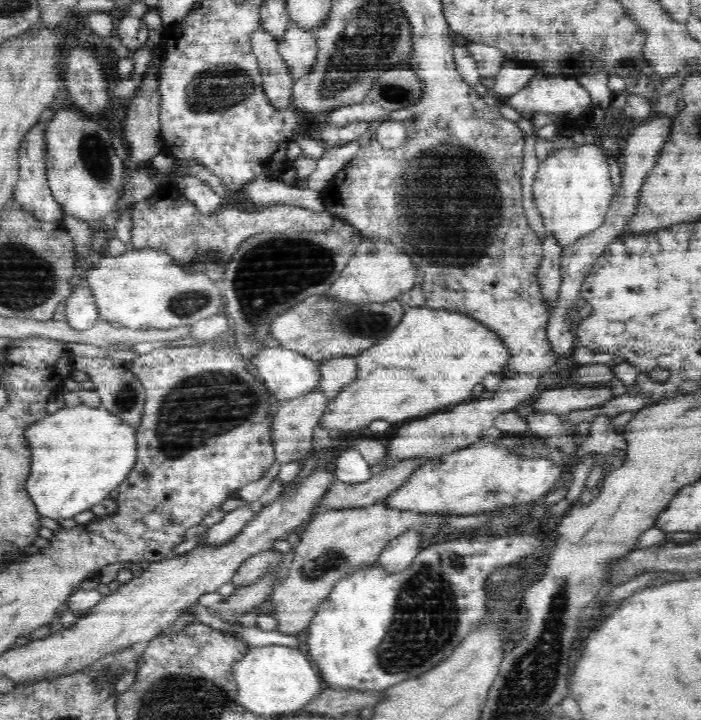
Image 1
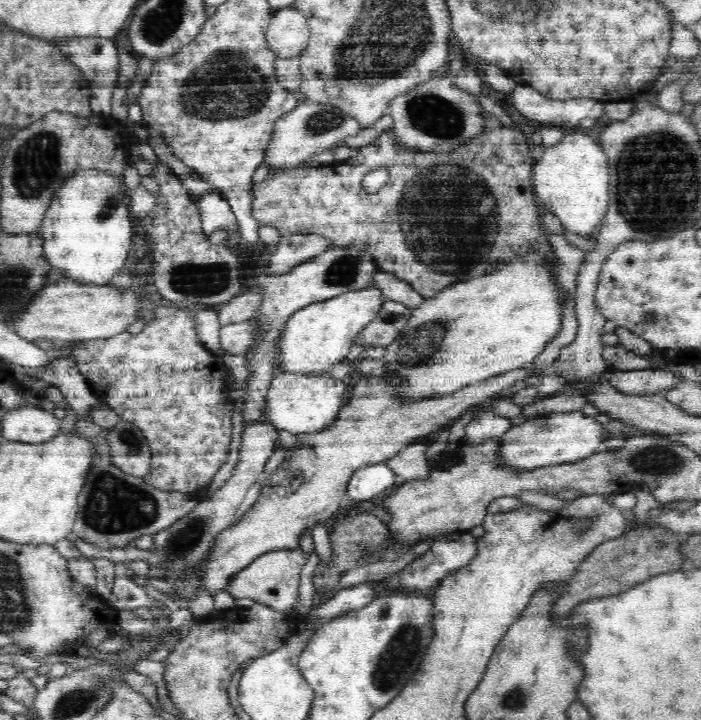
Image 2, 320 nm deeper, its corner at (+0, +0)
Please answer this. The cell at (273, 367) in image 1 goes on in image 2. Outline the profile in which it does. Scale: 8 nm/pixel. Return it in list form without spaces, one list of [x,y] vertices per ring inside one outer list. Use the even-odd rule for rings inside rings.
[[[283,371],[271,380],[267,405],[269,420],[278,425],[281,430],[287,430],[295,435],[312,433],[318,429],[327,428],[338,416],[338,412],[346,403],[344,392],[349,386],[343,382],[336,382],[330,373],[302,373],[302,371]]]

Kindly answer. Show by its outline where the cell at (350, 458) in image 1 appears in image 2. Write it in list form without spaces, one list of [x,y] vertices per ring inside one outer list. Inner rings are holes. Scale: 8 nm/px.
[[[385,463],[359,468],[349,479],[347,495],[355,501],[371,502],[396,484],[396,474]]]

